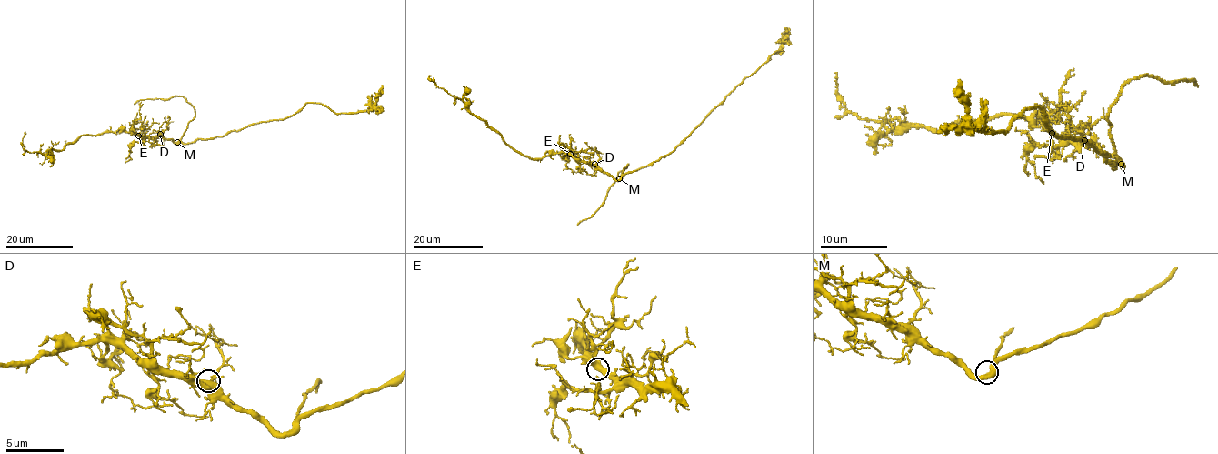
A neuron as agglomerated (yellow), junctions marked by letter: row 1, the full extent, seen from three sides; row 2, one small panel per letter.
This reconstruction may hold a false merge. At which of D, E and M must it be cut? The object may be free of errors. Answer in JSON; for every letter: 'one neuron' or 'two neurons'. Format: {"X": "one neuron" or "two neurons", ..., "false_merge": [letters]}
{"D": "one neuron", "E": "one neuron", "M": "one neuron", "false_merge": []}

